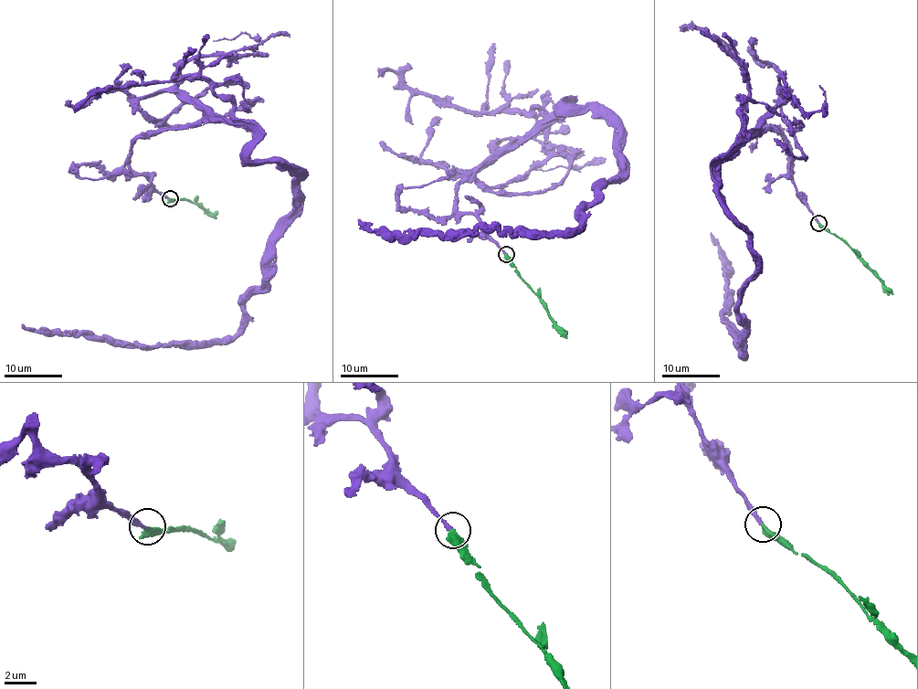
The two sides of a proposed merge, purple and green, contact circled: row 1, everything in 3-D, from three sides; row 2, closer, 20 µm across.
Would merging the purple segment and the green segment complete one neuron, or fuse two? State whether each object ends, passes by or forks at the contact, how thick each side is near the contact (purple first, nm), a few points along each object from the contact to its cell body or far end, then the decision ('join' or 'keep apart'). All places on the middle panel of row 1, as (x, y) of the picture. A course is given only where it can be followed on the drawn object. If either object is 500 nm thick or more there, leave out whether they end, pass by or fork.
purple ends; green ends; calibres 200 and 460 nm; course purple (507, 254), (458, 210), (458, 186), (559, 106), (600, 114), (619, 172), (573, 229), (382, 235), (358, 218); course green (507, 254), (565, 338); join

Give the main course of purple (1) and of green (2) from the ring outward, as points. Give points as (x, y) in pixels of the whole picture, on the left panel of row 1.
1: (170, 198), (130, 143), (203, 122), (247, 125), (247, 159), (295, 176), (245, 326), (142, 347), (22, 324)
2: (170, 198), (182, 198), (215, 216)

